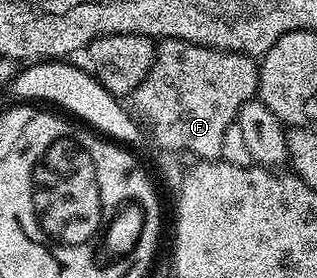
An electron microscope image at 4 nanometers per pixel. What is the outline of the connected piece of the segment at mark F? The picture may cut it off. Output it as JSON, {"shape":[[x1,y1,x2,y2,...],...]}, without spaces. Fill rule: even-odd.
{"shape":[[166,38,156,47,147,76,133,90,132,109,162,151,194,154,197,160,217,160,222,157,225,133,230,133,236,123,239,108,258,97,258,84,256,57]]}

